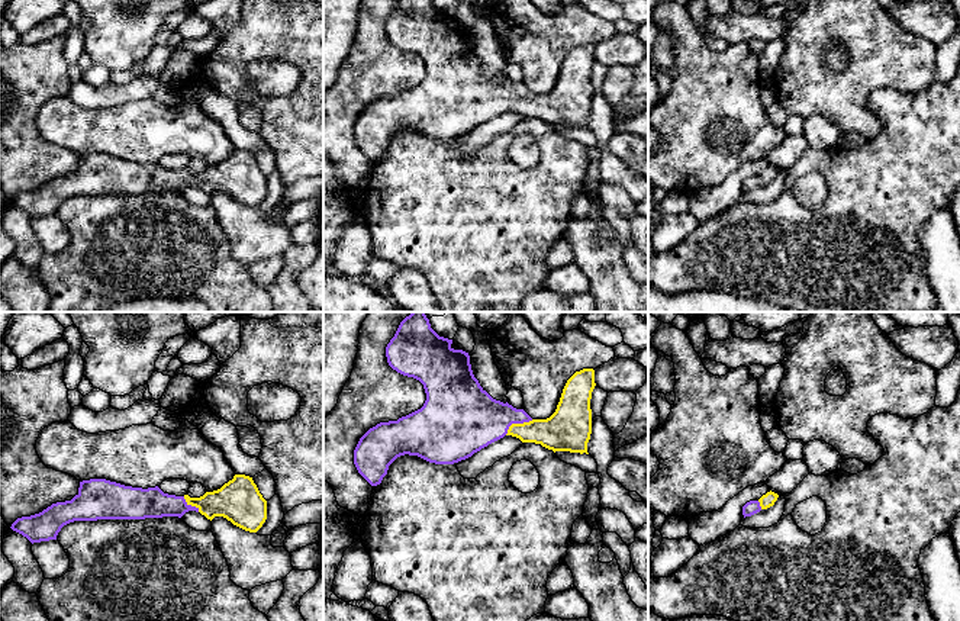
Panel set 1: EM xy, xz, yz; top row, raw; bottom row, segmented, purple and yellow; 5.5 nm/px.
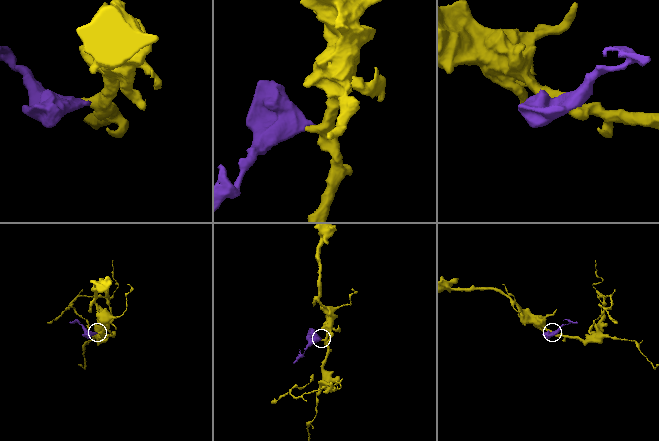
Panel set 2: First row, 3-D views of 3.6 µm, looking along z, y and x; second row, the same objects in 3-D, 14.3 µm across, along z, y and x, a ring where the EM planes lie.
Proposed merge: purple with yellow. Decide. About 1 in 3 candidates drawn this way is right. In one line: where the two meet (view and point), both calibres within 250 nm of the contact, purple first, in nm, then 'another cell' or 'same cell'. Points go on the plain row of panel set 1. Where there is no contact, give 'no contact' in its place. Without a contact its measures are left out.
xz (516, 97) | 340/200 nm | same cell

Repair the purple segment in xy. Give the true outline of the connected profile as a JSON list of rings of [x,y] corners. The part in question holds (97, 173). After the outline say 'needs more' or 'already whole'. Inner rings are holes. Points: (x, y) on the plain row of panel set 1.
[[[235,149],[220,164],[200,173],[175,171],[155,163],[132,163],[106,154],[80,157],[78,168],[39,189],[17,193],[12,205],[32,219],[57,215],[61,203],[74,196],[145,194],[178,192],[196,186],[207,194],[223,192],[233,200],[257,207],[267,194],[267,176],[252,152]]]; needs more

